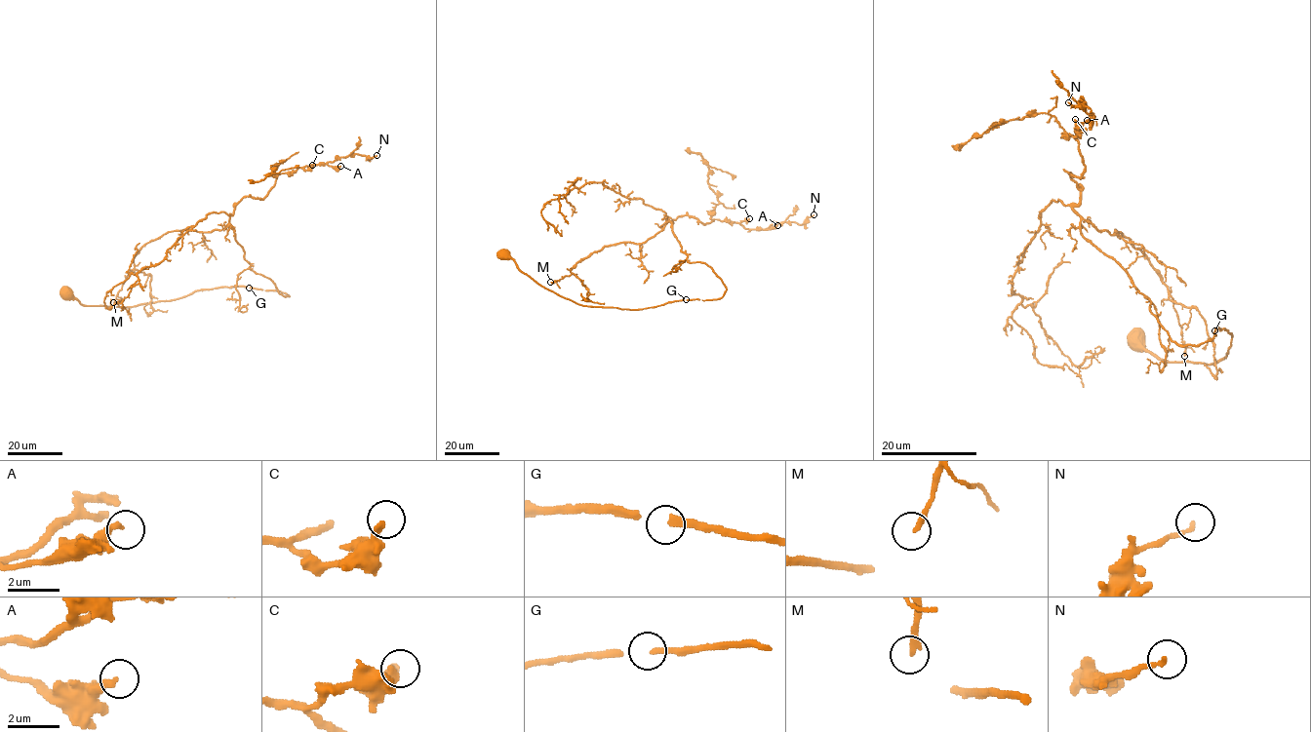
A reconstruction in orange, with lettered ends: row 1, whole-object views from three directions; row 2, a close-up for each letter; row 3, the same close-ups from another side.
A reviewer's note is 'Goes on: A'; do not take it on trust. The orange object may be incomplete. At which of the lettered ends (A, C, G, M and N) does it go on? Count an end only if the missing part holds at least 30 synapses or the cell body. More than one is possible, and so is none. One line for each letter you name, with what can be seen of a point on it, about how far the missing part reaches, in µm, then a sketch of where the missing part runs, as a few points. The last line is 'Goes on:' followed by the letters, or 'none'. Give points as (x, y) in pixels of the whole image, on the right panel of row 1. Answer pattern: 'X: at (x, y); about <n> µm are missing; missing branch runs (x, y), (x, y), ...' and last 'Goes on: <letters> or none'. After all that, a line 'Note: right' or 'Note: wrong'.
Goes on: none
Note: wrong

